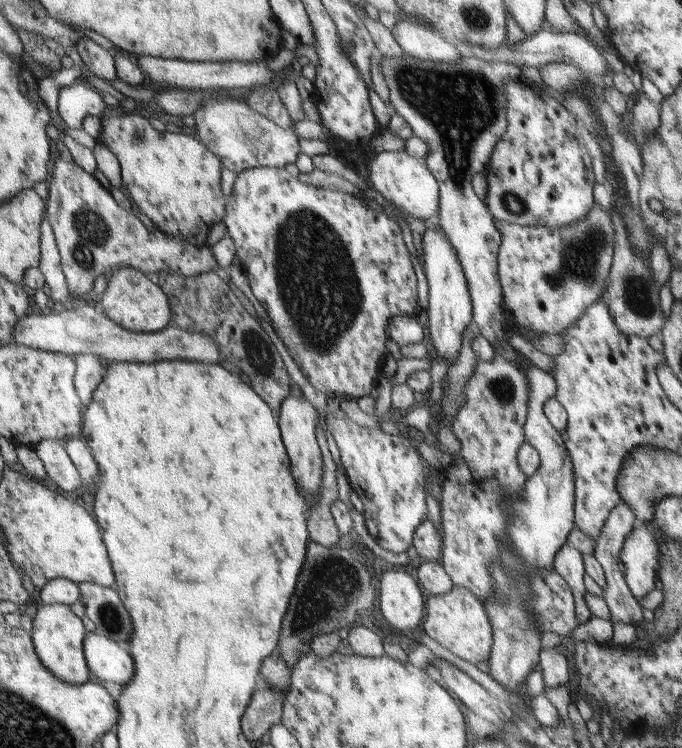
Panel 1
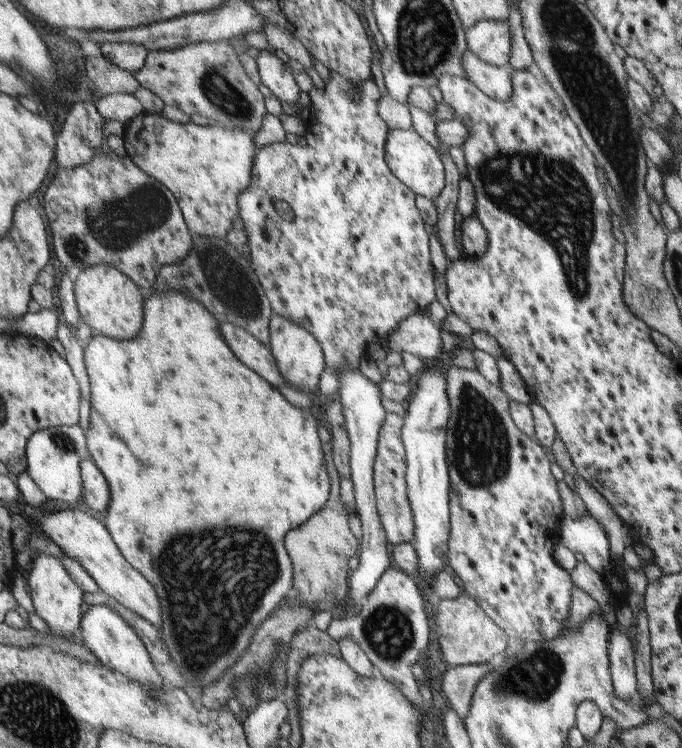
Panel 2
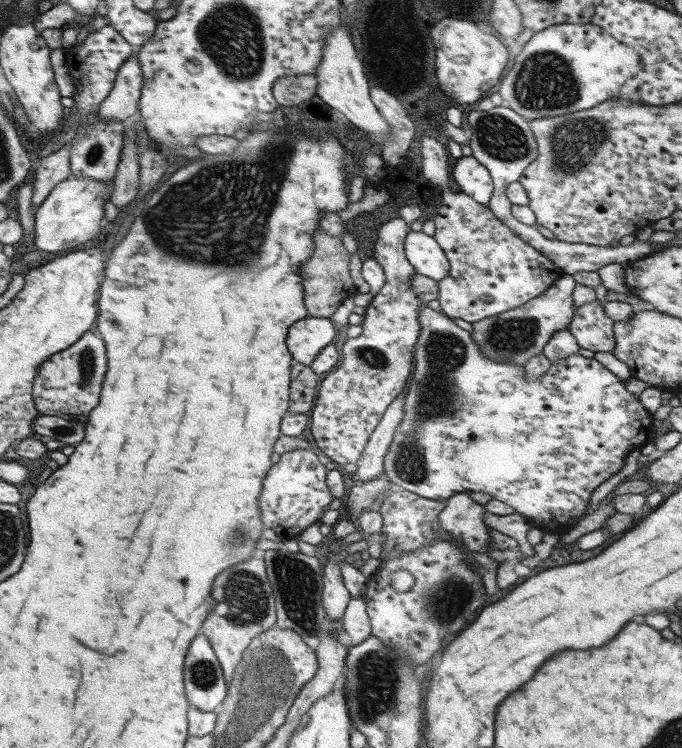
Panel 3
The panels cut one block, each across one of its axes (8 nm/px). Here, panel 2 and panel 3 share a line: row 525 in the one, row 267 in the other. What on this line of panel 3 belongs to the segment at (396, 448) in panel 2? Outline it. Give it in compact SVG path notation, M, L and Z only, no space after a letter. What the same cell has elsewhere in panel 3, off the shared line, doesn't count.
M401 218L377 230L373 256L383 270L385 283L365 307L361 333L341 346L343 360L335 372L323 377L317 402L309 416L309 429L315 446L339 465L355 463L387 405L403 390L411 370L411 354L421 322L417 322L418 295L410 280L416 273L406 259L407 226Z

